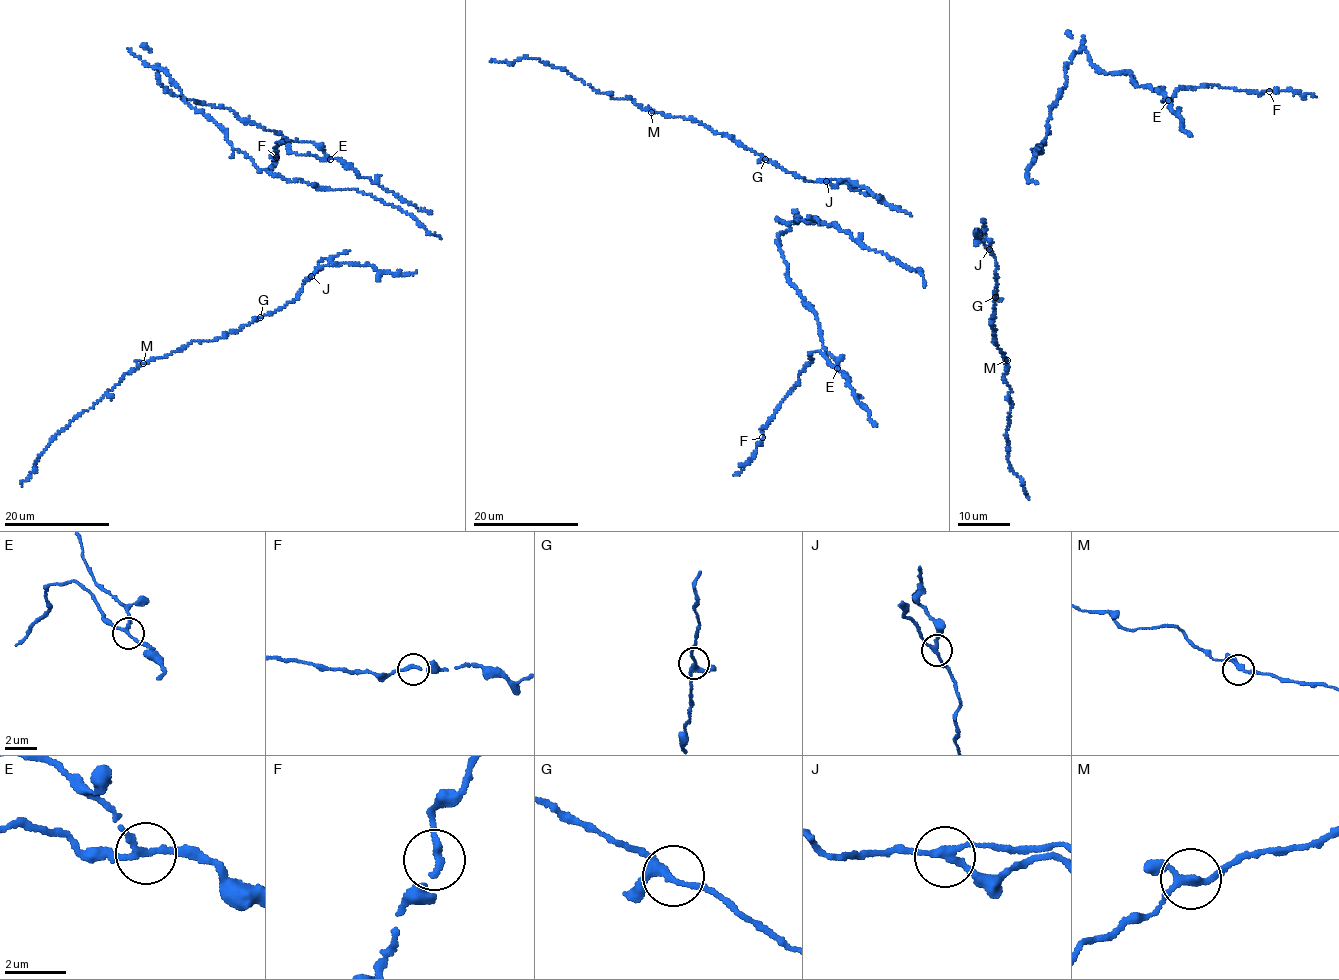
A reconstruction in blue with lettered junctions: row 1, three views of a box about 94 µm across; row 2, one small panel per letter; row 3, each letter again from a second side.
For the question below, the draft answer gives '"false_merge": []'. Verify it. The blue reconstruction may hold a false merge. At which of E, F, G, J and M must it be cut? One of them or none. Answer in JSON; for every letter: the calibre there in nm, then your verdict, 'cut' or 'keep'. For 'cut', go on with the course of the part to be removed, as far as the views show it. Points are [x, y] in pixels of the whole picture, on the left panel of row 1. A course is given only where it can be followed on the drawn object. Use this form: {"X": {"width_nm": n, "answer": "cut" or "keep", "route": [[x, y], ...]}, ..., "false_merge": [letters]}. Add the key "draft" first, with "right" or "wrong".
{"draft": "wrong", "E": {"width_nm": 180, "answer": "keep"}, "F": {"width_nm": 200, "answer": "keep"}, "G": {"width_nm": 220, "answer": "keep"}, "J": {"width_nm": 190, "answer": "cut", "route": [[312, 276], [322, 260], [349, 250]]}, "M": {"width_nm": 180, "answer": "keep"}, "false_merge": ["J"]}

